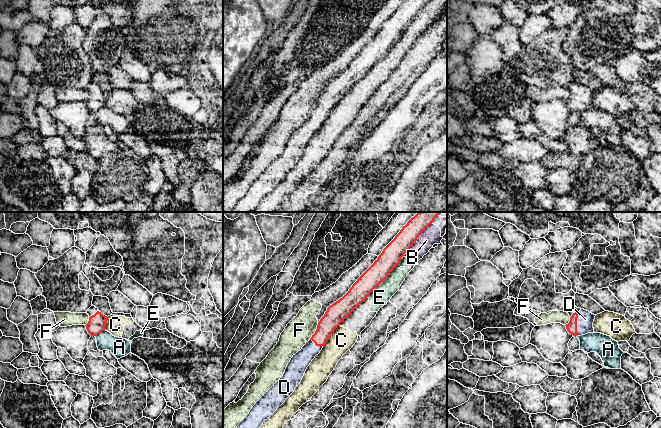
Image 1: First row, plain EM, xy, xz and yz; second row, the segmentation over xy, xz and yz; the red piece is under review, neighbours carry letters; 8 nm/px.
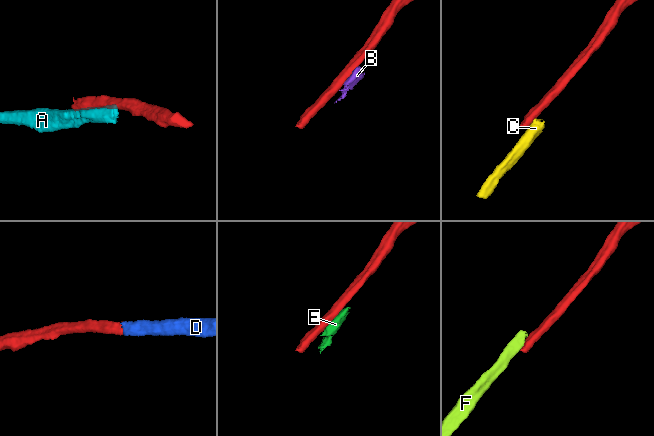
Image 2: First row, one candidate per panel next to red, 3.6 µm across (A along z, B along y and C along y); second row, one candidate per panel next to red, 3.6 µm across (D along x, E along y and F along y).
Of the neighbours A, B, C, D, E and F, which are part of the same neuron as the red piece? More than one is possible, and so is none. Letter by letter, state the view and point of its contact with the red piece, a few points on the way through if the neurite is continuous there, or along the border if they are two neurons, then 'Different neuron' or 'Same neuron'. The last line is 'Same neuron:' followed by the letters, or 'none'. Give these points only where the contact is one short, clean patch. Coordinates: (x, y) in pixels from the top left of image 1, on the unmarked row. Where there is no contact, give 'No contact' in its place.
A: Touches red at xy (99, 109). Different neuron
B: Touches red at xz (416, 15). Boundary: xz (430, 0), (406, 29). Different neuron
C: Touches red at xz (330, 111). Boundary: xz (338, 101), (323, 122). Different neuron
D: Touches red at yz (576, 101). Path across: yz (571, 103), (576, 101), (585, 95). Same neuron
E: Touches red at xz (385, 54). Boundary: xz (401, 35), (367, 72). Different neuron
F: Touches red at xz (315, 107). Boundary: xz (318, 98), (315, 108), (309, 115). Different neuron
Same neuron: D

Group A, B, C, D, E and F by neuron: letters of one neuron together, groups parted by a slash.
A / B C E / D / F

